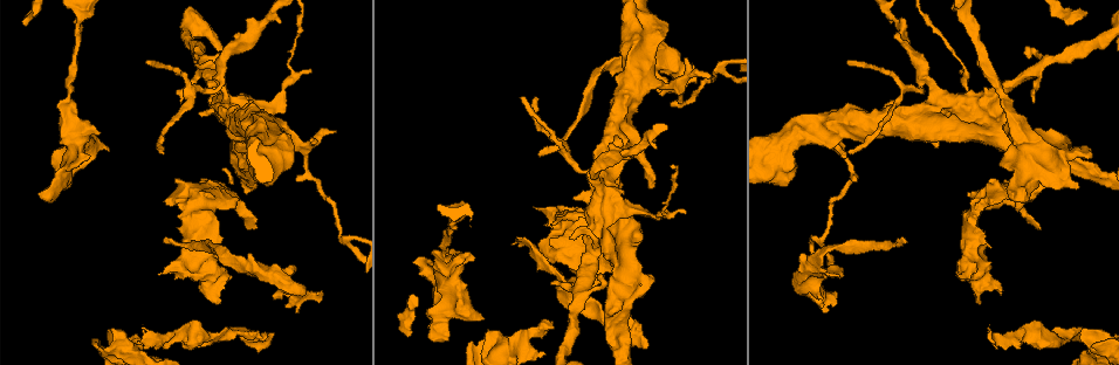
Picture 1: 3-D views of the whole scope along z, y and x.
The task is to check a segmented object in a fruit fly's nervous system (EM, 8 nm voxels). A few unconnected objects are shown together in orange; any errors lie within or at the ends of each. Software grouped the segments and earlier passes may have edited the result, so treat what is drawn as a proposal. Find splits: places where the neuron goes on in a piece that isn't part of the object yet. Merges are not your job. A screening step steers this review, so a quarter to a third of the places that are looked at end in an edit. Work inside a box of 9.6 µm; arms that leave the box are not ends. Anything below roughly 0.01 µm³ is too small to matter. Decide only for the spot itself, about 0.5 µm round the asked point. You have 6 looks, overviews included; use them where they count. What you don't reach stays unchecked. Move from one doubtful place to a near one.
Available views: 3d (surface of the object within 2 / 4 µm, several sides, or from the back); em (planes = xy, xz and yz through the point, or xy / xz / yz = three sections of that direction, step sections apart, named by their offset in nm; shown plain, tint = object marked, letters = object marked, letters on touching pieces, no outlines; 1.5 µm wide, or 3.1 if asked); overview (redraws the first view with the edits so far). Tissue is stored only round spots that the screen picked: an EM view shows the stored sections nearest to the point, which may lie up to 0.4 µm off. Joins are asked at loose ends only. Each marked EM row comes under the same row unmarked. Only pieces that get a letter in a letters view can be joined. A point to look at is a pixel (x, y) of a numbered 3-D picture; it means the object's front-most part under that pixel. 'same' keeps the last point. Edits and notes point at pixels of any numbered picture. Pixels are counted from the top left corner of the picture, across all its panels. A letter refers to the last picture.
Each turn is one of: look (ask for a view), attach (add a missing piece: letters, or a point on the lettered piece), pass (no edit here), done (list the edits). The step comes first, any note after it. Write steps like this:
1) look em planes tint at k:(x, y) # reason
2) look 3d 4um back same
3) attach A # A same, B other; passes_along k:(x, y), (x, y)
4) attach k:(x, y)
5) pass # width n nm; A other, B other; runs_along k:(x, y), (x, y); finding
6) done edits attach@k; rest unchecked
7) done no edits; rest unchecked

look 3d 4um at 1:(648, 187) # branch stops here

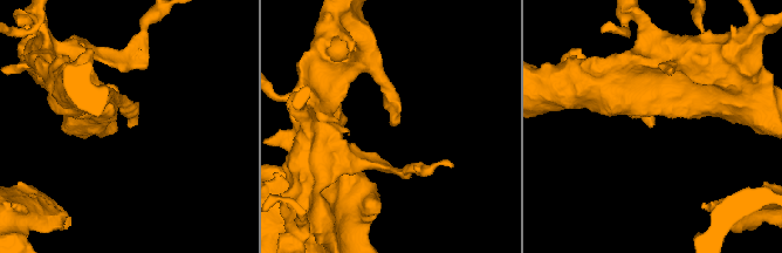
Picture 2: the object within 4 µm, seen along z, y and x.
look em xz step 4 letters at 2:(654, 122)

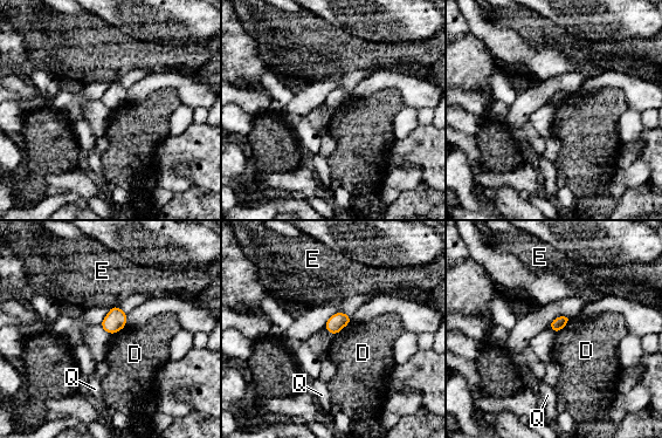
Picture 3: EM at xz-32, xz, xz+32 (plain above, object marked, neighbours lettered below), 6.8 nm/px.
look em planes letters same

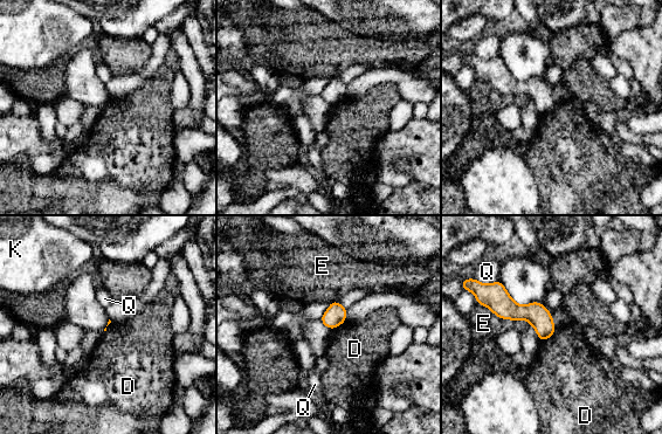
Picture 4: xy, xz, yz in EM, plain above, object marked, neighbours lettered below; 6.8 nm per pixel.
pass # D other, E other, K other, Q other; runs_along 4:(488, 303), (532, 312), (551, 330); no lettered piece goes on from it

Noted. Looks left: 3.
look em xy step 8 tint at 1:(995, 344)

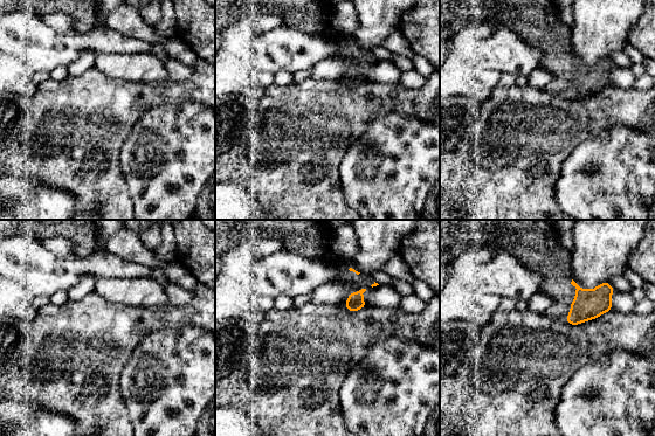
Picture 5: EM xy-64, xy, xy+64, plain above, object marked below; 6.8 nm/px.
look em planes letters same # another direction

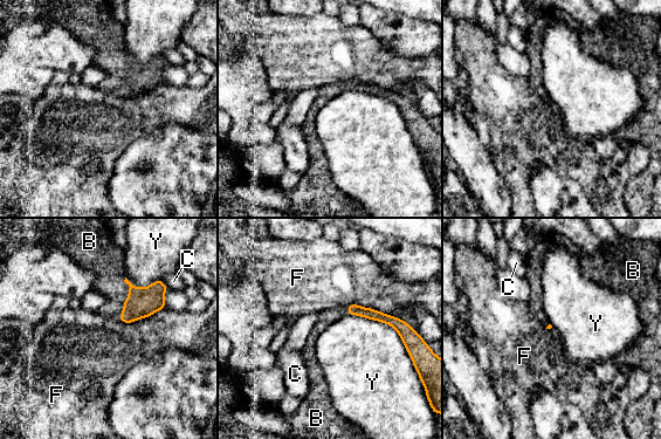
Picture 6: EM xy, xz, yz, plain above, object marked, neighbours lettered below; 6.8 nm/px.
attach B # B same, C other, F other, Y other; passes_along 6:(142, 302), (126, 299), (109, 267); it goes on there

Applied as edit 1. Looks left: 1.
done edits attach@6; rest unchecked

